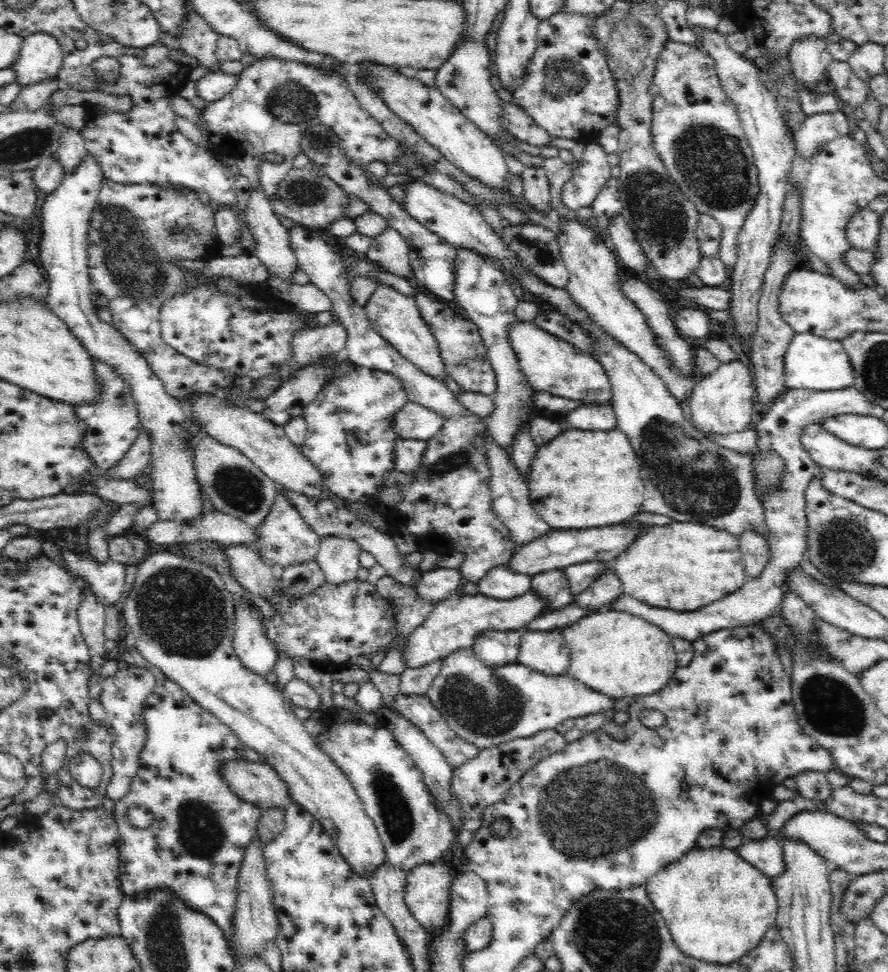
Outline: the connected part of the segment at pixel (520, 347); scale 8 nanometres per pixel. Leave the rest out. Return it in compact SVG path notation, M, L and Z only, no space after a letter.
M516 320L508 328L510 347L518 359L522 375L537 392L549 392L570 400L582 402L606 402L611 400L611 384L603 366L594 357L584 353L570 343L546 332L533 320Z

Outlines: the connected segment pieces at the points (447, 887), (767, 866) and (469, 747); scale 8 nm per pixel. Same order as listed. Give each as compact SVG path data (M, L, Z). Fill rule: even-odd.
M440 862L425 864L413 868L406 875L407 887L405 888L405 903L414 918L426 929L429 936L441 935L449 923L449 908L451 886L453 879L450 877L448 866Z
M775 835L760 840L743 840L734 851L746 863L764 873L764 876L770 878L784 872L783 849Z
M398 692L388 704L428 737L428 740L442 752L451 768L458 768L479 753L474 744L463 740L449 727L447 720L426 694L420 696Z

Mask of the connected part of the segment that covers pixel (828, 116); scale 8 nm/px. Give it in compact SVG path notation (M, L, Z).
M841 110L813 114L793 132L795 155L812 158L828 141L845 136L848 131L847 115Z

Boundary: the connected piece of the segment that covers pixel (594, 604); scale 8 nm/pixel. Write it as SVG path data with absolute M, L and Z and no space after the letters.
M612 570L602 573L584 592L576 594L573 603L587 612L607 612L611 601L622 594L622 583Z

